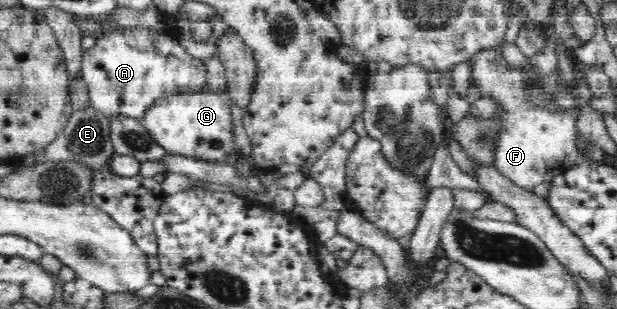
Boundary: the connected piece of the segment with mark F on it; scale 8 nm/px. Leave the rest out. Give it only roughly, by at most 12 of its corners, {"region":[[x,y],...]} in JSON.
{"region":[[494,48],[470,58],[481,97],[501,111],[494,166],[533,192],[569,166],[578,108],[539,108],[521,68]]}

